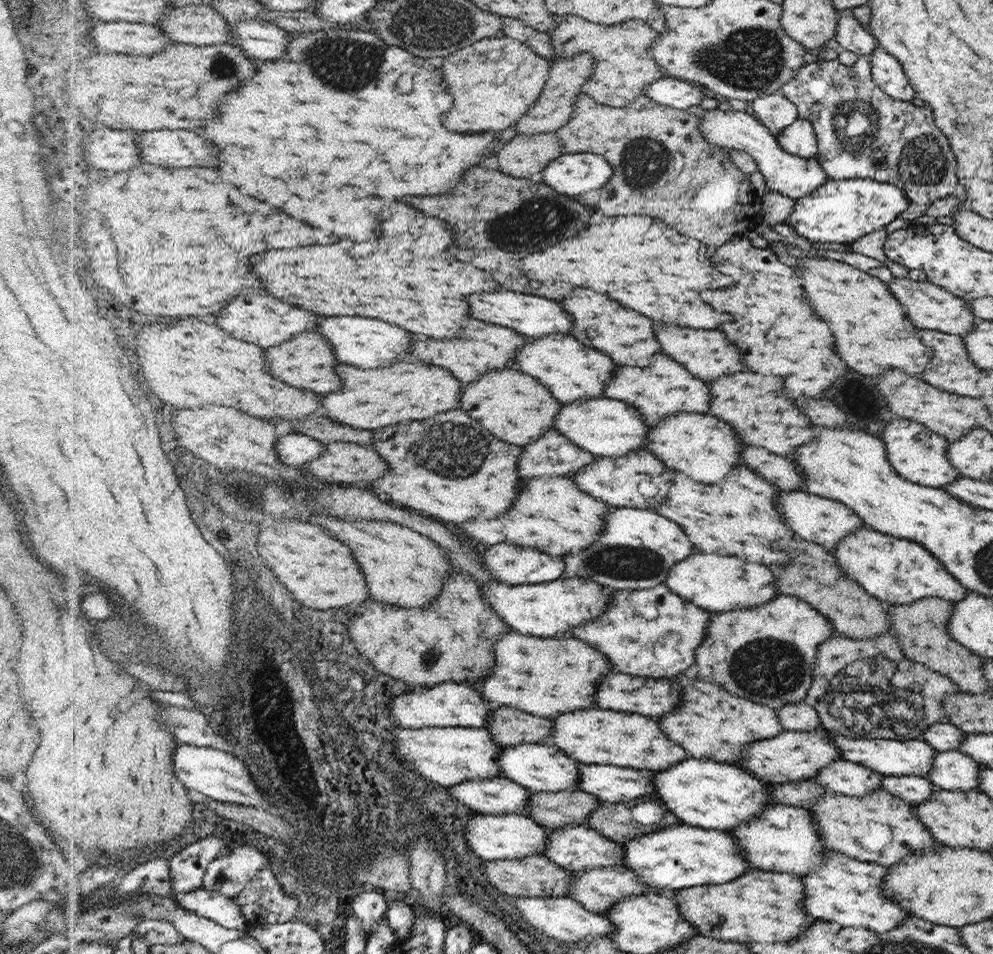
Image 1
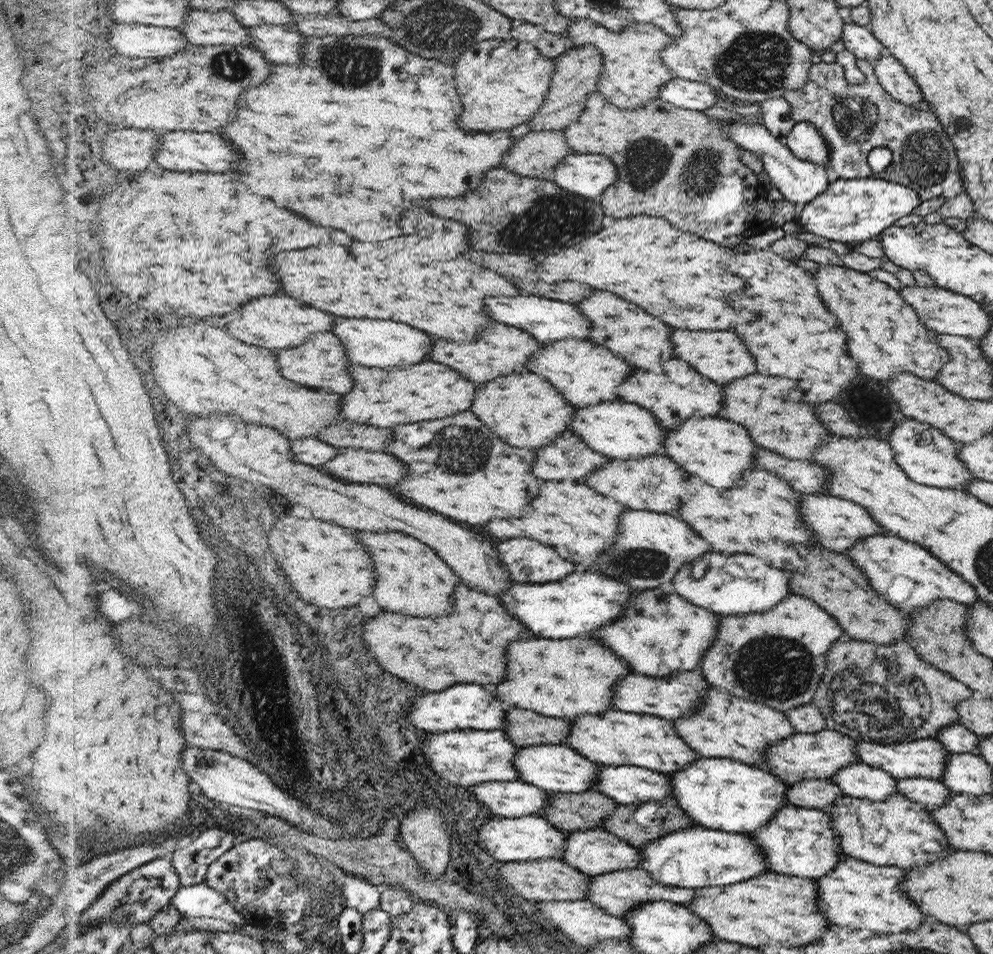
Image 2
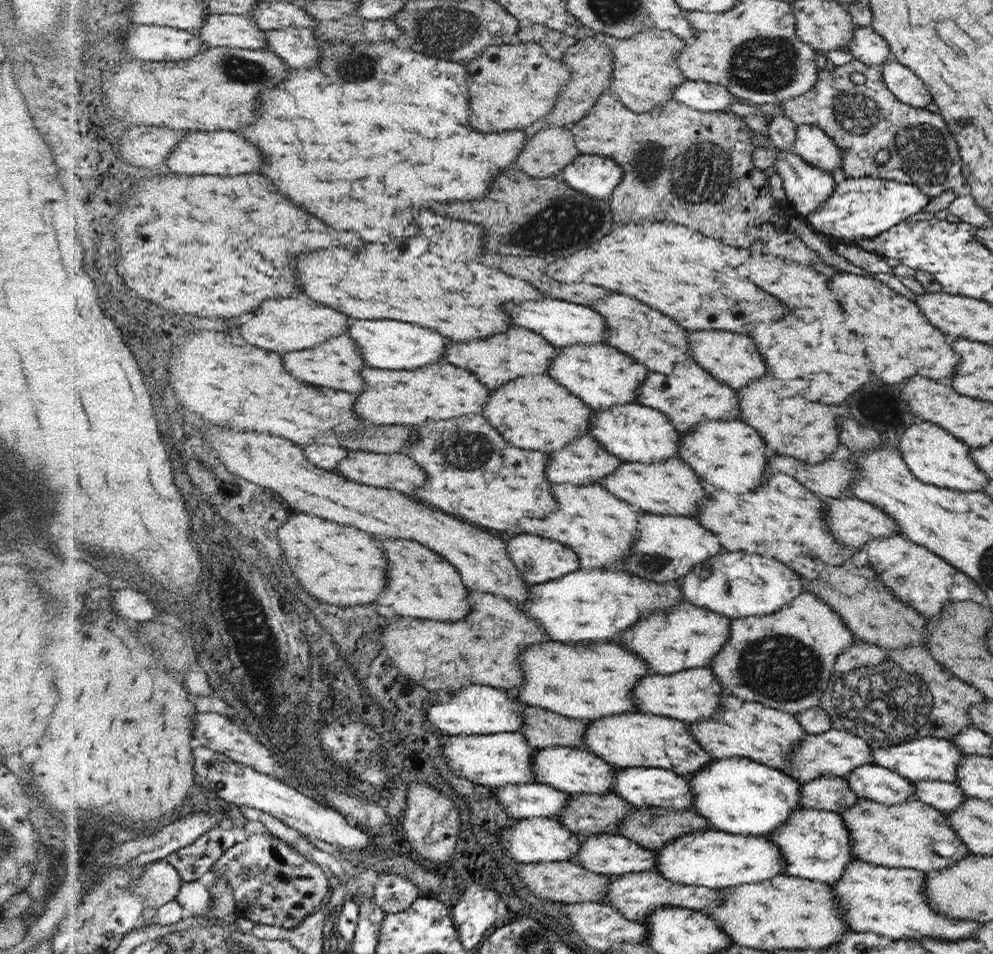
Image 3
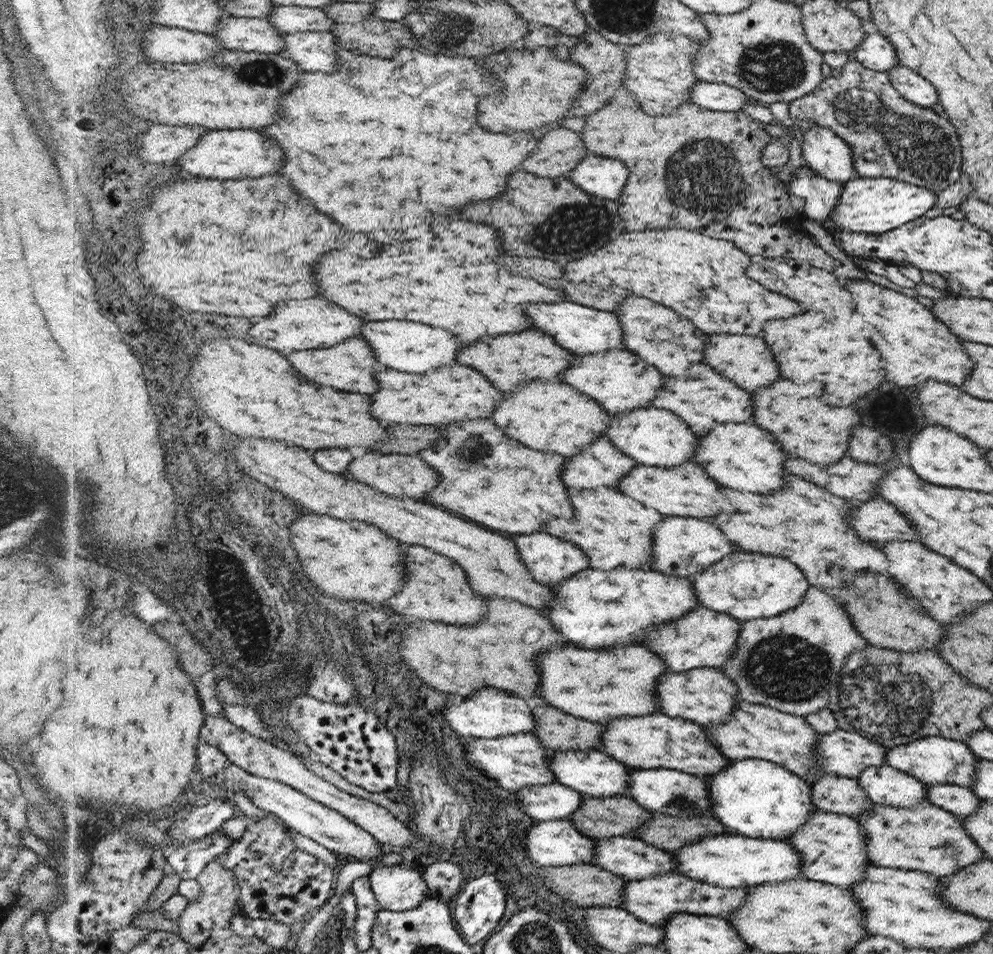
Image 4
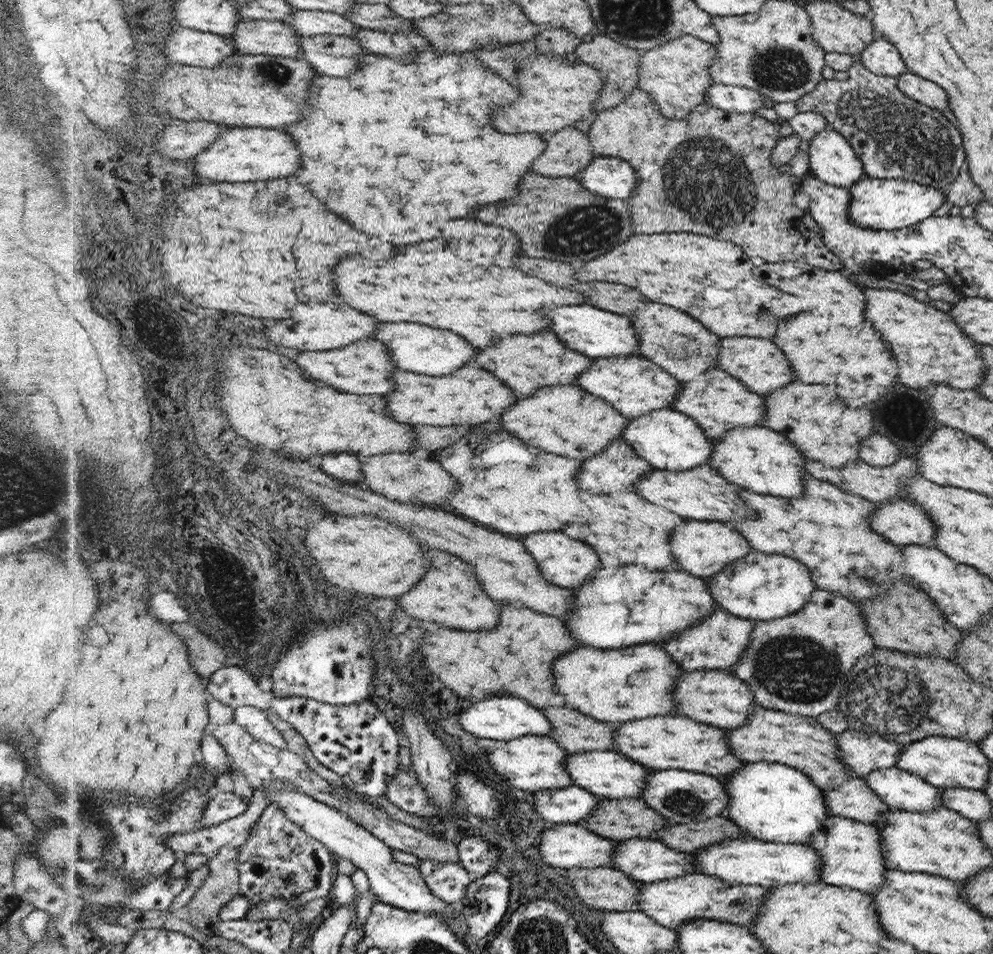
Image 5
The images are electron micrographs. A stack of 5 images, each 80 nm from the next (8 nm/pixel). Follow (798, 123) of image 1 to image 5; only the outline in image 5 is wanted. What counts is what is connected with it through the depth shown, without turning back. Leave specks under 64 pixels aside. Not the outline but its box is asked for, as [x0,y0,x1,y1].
[805,130,866,190]

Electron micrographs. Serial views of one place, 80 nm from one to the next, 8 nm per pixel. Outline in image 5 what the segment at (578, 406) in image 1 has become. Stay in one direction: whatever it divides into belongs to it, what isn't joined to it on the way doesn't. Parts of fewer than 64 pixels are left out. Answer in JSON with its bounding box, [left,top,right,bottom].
[623,409,713,471]

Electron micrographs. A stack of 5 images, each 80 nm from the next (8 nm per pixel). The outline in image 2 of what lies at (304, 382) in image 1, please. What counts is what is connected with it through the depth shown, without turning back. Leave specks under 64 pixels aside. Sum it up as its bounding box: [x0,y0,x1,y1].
[275,332,354,394]

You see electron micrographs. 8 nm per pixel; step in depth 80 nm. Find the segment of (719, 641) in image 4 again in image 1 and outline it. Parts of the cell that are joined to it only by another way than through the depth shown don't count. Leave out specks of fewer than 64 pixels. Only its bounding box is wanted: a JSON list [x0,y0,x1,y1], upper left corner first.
[570,583,711,678]

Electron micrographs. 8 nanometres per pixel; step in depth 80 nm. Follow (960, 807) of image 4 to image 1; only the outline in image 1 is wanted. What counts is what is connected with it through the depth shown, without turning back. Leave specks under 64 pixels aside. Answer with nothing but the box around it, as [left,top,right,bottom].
[882,775,937,805]

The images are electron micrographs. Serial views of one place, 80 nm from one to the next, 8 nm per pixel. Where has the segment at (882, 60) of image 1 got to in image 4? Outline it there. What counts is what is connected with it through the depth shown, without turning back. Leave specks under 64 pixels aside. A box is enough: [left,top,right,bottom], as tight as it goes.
[887,66,938,108]

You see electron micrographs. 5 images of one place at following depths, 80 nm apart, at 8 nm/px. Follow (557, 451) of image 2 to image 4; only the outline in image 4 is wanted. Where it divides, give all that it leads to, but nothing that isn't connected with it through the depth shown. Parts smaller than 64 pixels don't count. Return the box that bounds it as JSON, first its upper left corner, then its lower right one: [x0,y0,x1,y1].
[564,437,639,489]

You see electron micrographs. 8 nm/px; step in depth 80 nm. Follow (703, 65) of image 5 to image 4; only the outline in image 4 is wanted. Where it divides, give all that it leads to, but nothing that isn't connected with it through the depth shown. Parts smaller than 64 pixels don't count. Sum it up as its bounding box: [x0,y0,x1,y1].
[622,33,701,115]

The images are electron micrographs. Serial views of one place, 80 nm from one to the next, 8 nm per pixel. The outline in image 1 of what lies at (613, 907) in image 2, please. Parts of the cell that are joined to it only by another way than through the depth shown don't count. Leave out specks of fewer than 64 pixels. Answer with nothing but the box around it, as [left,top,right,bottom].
[569,865,679,915]

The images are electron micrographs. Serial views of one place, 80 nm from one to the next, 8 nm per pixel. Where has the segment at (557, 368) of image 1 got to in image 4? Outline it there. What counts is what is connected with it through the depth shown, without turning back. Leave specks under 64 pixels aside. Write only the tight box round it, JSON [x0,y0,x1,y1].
[559,348,665,415]

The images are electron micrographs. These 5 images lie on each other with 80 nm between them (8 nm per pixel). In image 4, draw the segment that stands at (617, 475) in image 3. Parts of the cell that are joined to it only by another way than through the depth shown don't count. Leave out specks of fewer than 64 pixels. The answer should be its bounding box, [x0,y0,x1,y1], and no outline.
[616,461,732,518]

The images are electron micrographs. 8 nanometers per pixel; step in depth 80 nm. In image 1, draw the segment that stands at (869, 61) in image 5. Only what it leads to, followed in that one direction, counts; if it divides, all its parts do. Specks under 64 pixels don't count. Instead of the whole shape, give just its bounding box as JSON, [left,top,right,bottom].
[833,12,878,57]

